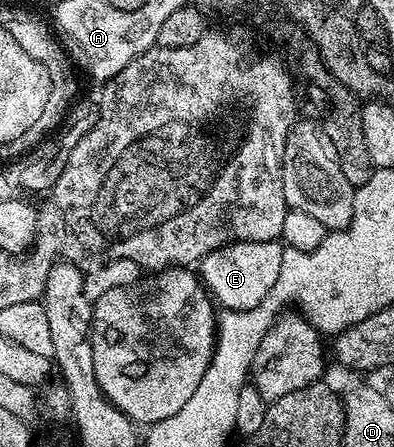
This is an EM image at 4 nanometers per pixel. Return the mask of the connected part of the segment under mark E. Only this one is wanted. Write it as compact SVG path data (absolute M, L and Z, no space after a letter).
M236 240L234 244L225 244L223 247L207 253L199 261L199 275L202 284L205 286L205 291L222 309L230 312L246 312L255 306L259 306L259 302L263 302L267 298L267 294L271 294L271 290L279 278L279 270L283 267L285 249L286 245L281 240L272 240L271 242Z

